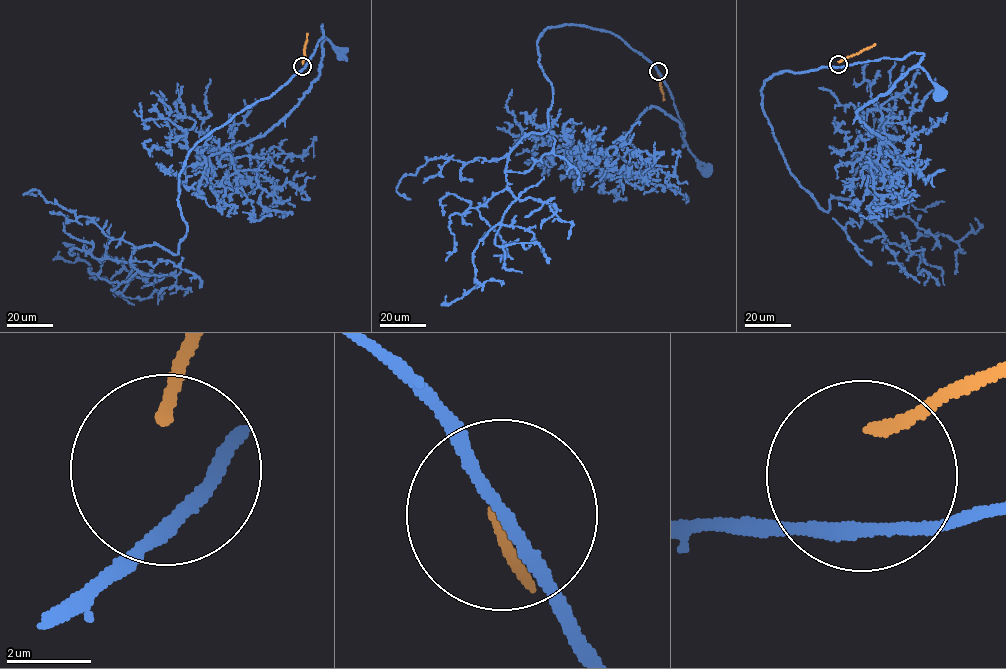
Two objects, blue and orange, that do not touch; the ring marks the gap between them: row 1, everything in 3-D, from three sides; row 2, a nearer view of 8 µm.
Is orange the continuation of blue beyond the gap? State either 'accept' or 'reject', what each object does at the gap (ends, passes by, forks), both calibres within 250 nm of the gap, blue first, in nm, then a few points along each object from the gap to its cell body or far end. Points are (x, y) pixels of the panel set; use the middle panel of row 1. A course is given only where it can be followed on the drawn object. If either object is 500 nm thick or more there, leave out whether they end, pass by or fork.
reject; blue passes by; orange ends; calibres 280 and 190 nm; course blue (658, 72), (683, 125), (682, 147), (686, 144), (699, 168), (704, 174), (706, 173); course orange (658, 71), (664, 100)

